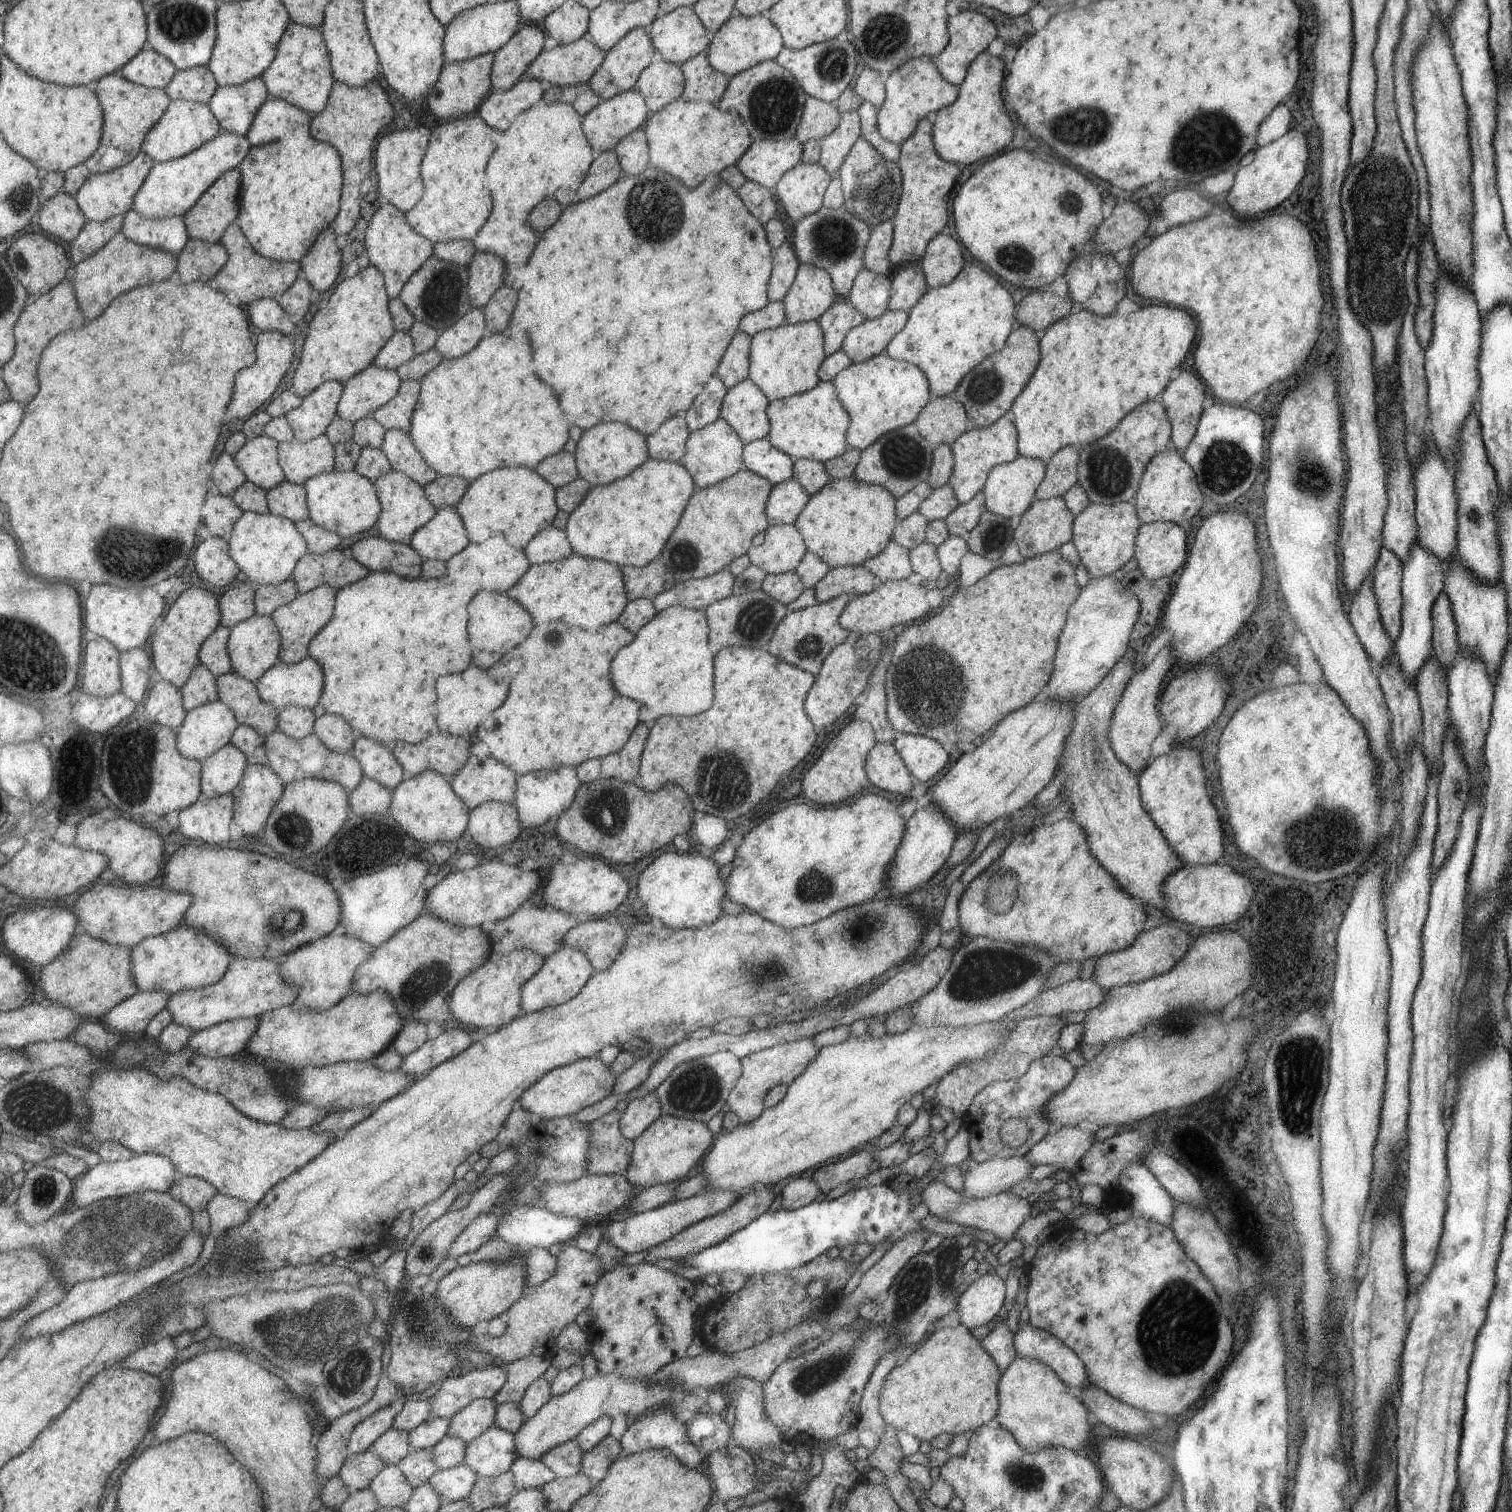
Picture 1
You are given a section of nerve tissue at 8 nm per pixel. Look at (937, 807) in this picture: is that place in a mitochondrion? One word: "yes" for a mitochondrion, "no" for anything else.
no

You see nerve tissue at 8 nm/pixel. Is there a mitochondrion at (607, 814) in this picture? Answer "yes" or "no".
yes

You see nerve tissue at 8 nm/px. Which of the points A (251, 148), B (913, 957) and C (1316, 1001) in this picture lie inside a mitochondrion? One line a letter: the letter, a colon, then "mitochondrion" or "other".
A: other
B: other
C: other

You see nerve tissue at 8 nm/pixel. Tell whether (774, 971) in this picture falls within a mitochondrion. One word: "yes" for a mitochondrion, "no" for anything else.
yes

